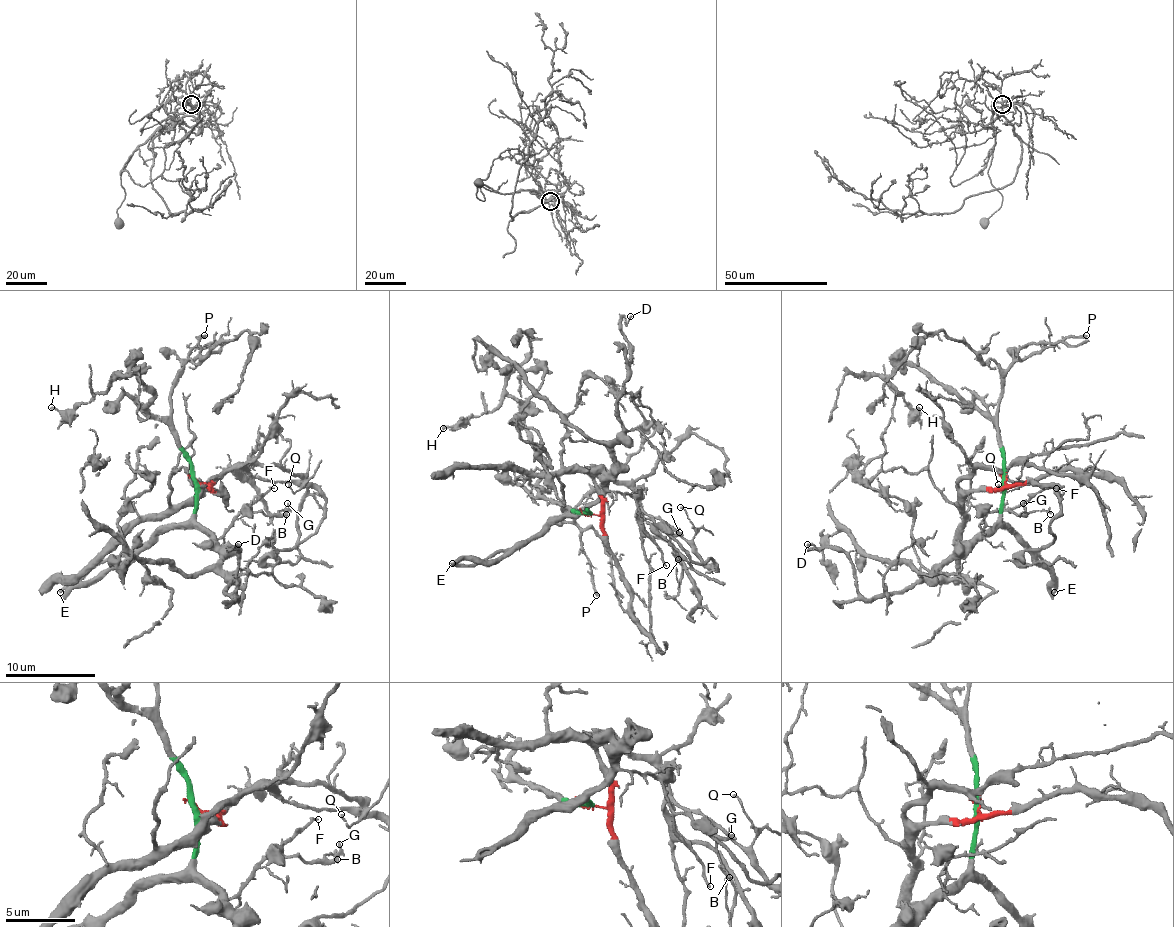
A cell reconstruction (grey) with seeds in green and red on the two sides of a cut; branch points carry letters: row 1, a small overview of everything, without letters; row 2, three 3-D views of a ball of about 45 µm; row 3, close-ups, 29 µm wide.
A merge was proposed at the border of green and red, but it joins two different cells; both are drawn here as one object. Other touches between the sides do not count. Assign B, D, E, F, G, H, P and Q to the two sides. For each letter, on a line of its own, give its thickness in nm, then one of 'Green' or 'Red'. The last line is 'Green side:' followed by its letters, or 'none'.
B: Thickness 160 nm. Green
D: Thickness 140 nm. Green
E: Thickness 280 nm. Green
F: Thickness 160 nm. Green
G: Thickness 140 nm. Green
H: Thickness 200 nm. Green
P: Thickness 240 nm. Green
Q: Thickness 140 nm. Red
Green side: B, D, E, F, G, H, P

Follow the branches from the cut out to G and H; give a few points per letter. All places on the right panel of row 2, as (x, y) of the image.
G: (1005, 478), (1000, 521), (983, 537), (989, 512), (1007, 510), (1025, 514), (1023, 503)
H: (1005, 478), (1000, 431), (983, 413), (915, 366), (902, 364), (886, 380), (915, 411), (920, 406)

